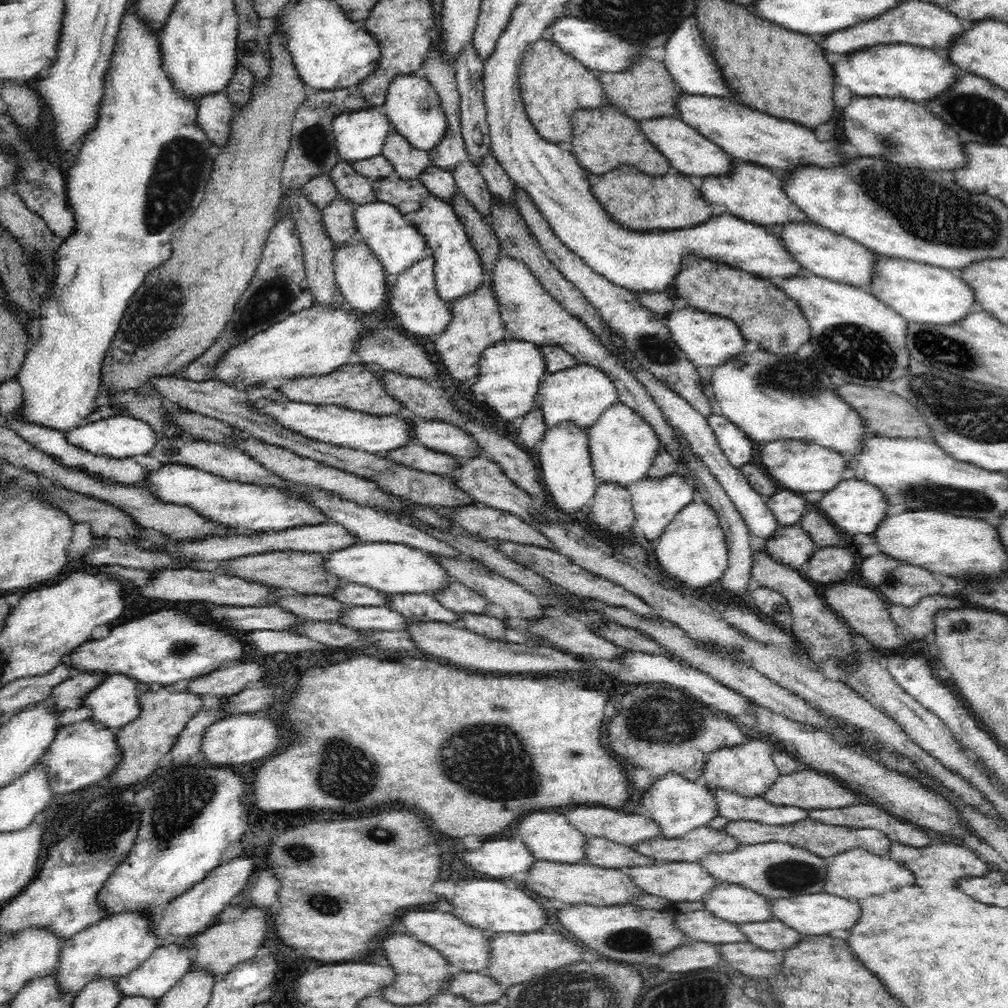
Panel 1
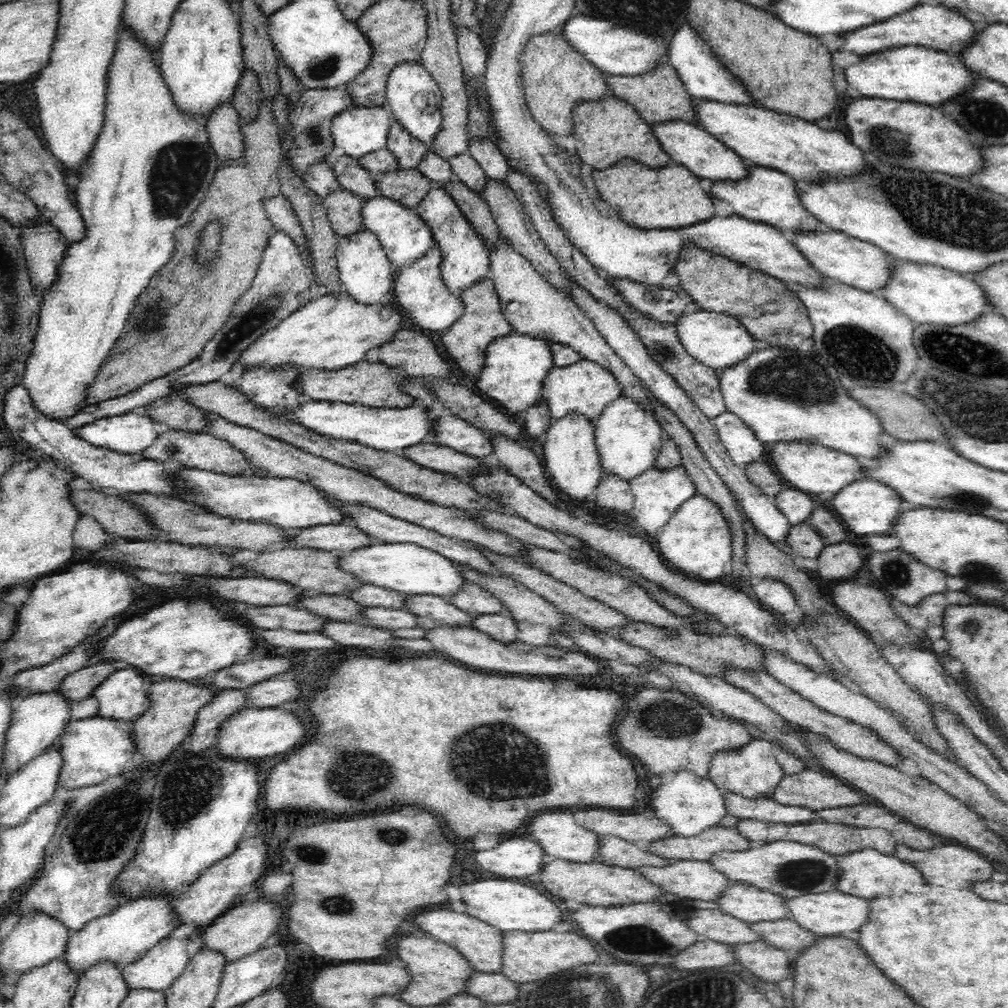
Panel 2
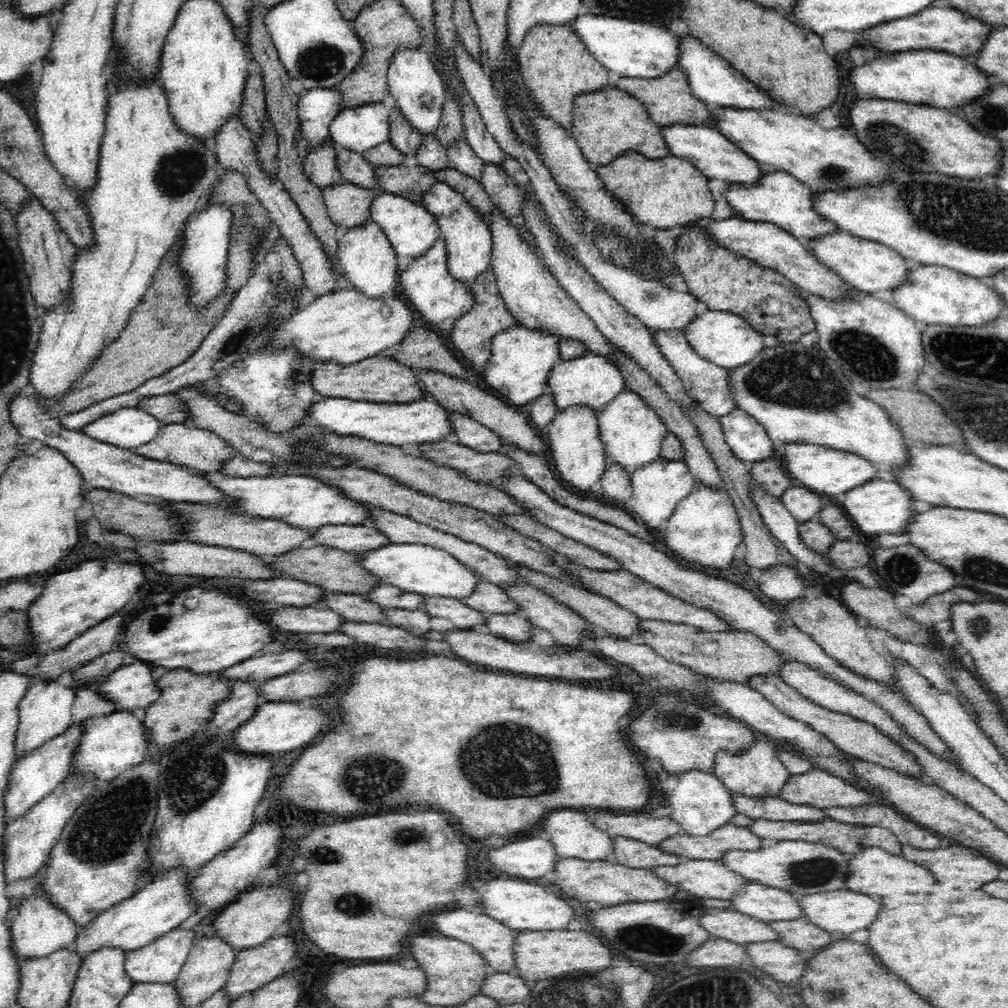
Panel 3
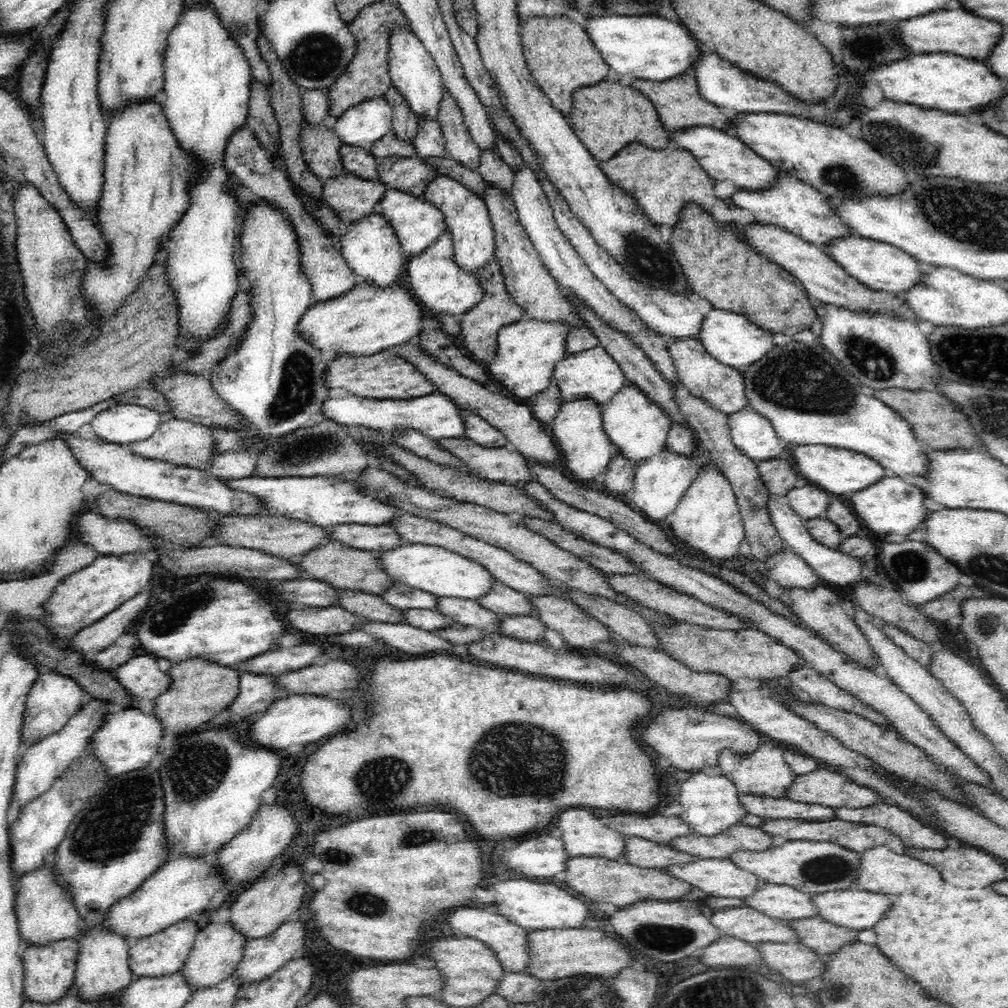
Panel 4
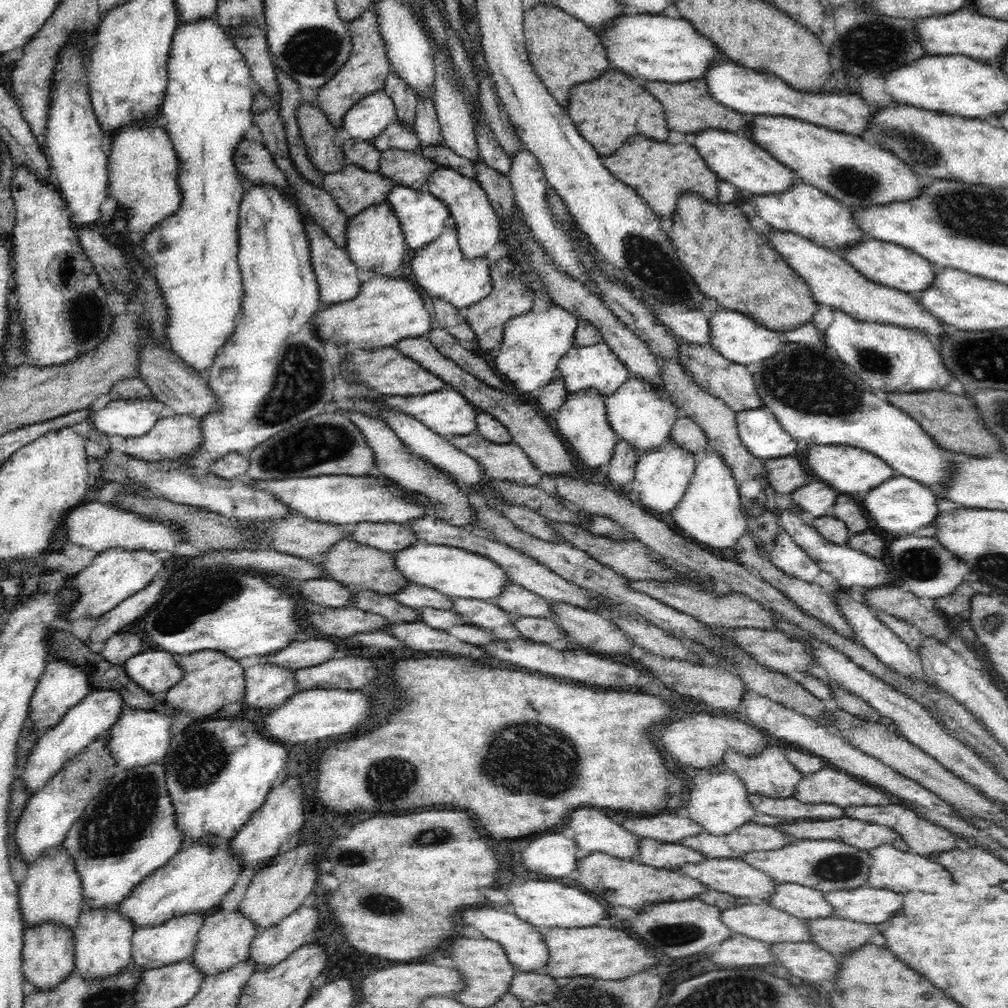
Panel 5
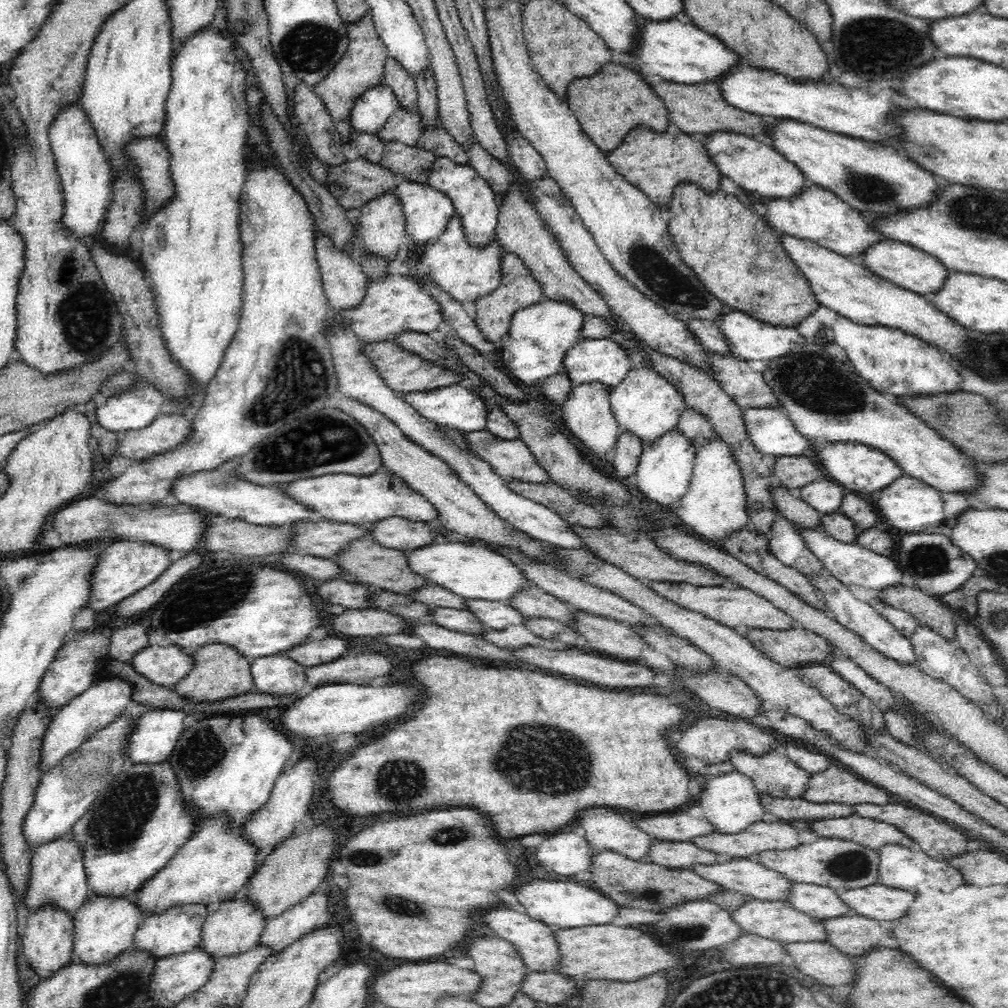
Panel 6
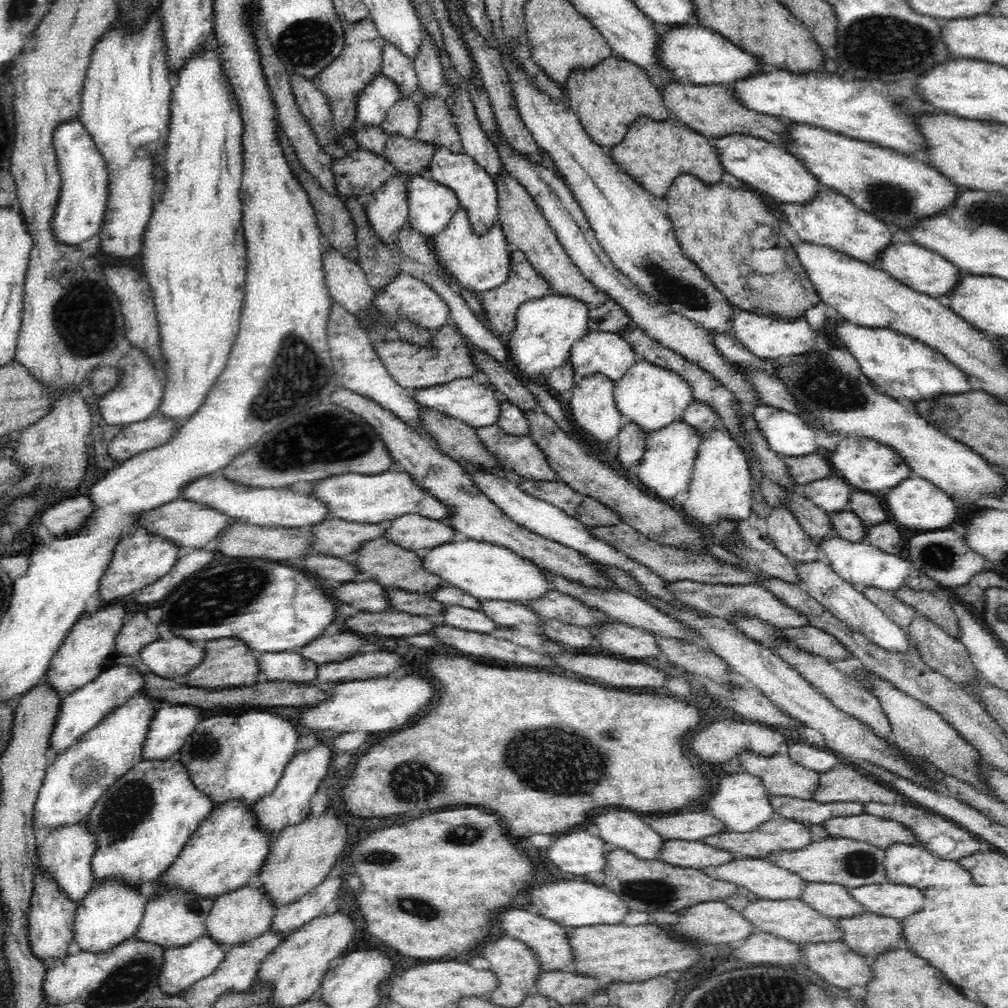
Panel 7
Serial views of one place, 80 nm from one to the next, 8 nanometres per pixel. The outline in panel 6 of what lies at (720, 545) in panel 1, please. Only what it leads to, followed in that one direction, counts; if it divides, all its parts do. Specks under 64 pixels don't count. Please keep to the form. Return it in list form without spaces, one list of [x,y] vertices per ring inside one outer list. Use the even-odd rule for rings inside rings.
[[[712,437],[706,444],[696,447],[693,476],[688,490],[675,505],[676,516],[695,536],[704,541],[718,541],[746,527],[749,522],[745,497],[745,476],[728,441]]]

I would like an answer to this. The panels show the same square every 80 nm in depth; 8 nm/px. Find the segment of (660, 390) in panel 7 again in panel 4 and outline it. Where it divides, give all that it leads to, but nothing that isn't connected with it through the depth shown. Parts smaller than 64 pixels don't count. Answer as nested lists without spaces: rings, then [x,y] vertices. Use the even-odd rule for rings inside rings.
[[[633,383],[623,385],[606,404],[601,405],[601,409],[604,429],[609,439],[634,464],[643,457],[654,457],[665,448],[668,431],[672,426],[672,416],[665,412],[660,404],[650,399],[648,393],[640,385]]]

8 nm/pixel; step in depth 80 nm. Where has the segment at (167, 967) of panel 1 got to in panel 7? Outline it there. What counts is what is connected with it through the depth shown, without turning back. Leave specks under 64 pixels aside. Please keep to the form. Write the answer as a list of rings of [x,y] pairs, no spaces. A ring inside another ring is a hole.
[[[161,876],[157,878],[159,884],[156,892],[147,898],[143,917],[135,936],[152,944],[160,944],[164,949],[176,948],[192,940],[198,940],[198,936],[206,933],[206,917],[213,907],[214,898],[183,892],[181,888],[177,888],[177,885],[161,884],[160,878]]]

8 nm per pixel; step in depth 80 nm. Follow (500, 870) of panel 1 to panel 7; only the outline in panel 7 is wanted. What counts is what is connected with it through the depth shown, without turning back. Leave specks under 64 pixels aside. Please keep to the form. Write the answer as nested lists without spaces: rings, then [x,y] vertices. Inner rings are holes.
[[[580,830],[558,836],[546,850],[546,858],[562,872],[602,874],[606,866],[605,854],[611,848],[600,836]]]

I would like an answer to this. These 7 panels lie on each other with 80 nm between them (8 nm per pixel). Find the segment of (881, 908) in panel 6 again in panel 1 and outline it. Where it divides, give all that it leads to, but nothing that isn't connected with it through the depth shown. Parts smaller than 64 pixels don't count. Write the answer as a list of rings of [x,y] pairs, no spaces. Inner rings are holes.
[[[830,893],[806,894],[790,898],[772,899],[769,906],[773,917],[780,920],[800,934],[810,936],[828,935],[834,930],[849,930],[858,922],[861,915],[861,905],[858,900],[834,896]]]

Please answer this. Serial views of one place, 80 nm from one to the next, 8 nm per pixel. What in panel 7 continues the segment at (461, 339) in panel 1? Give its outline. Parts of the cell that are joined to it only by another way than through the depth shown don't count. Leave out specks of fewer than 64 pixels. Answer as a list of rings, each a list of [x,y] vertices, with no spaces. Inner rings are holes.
[[[514,250],[511,253],[510,261],[512,261],[512,268],[510,274],[504,284],[498,285],[489,291],[481,294],[481,306],[485,310],[486,327],[488,331],[503,335],[507,337],[516,326],[517,310],[527,300],[534,300],[534,298],[546,296],[549,289],[549,281],[544,276],[538,274],[538,270],[530,265],[526,254],[520,250]]]

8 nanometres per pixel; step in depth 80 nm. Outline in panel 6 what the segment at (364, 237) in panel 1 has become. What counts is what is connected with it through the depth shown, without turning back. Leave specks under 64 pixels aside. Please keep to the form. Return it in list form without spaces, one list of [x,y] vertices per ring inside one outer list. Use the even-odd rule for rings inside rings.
[[[403,179],[395,190],[401,198],[402,209],[405,210],[405,234],[408,242],[427,244],[438,239],[446,230],[448,222],[456,215],[454,204],[450,197],[446,197],[441,190],[434,189],[433,185],[414,180]]]

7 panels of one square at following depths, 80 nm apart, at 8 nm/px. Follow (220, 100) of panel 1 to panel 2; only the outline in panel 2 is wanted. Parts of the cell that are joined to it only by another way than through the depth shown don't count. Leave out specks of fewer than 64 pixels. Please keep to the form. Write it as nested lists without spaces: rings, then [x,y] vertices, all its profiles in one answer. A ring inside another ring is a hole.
[[[226,104],[218,108],[208,122],[203,122],[211,147],[216,151],[220,162],[230,162],[244,158],[244,133],[241,132],[241,116],[238,111]]]

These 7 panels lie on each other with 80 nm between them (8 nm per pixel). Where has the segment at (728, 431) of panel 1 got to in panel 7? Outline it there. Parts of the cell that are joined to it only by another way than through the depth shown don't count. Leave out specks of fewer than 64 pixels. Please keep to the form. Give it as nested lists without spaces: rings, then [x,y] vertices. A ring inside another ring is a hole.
[[[766,405],[753,407],[758,430],[770,450],[783,456],[812,454],[819,446],[814,440],[814,430],[797,413]]]

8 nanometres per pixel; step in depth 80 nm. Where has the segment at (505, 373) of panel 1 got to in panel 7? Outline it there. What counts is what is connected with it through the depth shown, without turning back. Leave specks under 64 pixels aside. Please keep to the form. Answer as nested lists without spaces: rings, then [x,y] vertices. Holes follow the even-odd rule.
[[[565,293],[527,300],[517,310],[516,326],[506,337],[511,364],[520,376],[546,375],[568,360],[572,345],[589,331],[589,308],[579,298]]]

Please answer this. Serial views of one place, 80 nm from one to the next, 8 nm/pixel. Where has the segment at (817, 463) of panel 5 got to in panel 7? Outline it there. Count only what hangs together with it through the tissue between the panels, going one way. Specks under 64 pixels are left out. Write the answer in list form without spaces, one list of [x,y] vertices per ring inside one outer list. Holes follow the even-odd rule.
[[[862,436],[837,439],[836,447],[828,452],[827,459],[834,469],[834,476],[844,479],[855,490],[864,492],[879,493],[883,488],[892,488],[913,473],[909,464],[889,445]]]

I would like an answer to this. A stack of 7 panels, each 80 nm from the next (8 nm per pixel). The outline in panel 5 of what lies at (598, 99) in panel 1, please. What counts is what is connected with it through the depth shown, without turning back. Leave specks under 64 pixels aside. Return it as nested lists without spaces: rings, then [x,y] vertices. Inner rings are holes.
[[[539,1],[524,13],[525,45],[535,73],[548,92],[564,108],[570,102],[570,88],[583,81],[594,80],[610,68],[609,57],[597,33],[590,31],[586,23],[562,9]]]

